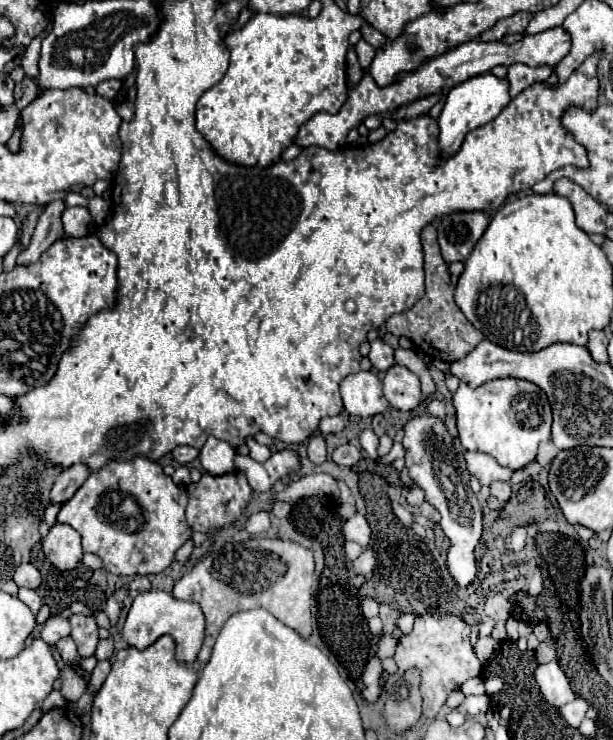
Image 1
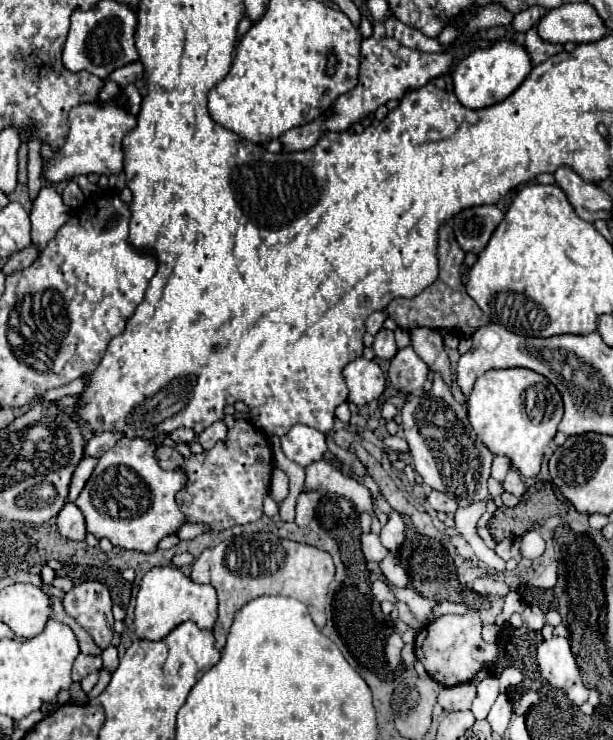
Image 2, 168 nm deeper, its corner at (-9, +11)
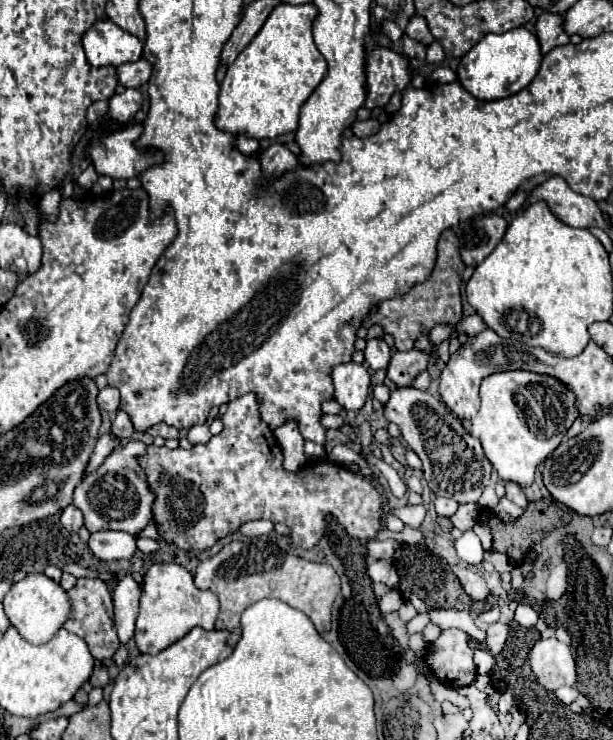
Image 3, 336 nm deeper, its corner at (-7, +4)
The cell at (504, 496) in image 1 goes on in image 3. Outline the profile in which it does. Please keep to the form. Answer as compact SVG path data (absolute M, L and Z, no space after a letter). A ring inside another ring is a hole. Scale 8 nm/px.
M506 482L506 498L508 498L508 500L512 500L514 504L522 506L522 508L526 508L526 504L528 504L528 500L526 500L526 496L524 496L524 490L522 490L522 486L518 486L516 482Z

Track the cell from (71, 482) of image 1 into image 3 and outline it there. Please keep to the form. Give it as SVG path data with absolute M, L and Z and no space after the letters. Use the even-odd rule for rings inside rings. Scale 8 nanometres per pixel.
M118 410L114 422L112 422L112 428L110 428L110 434L118 440L124 440L124 438L130 438L134 434L134 426L132 422L128 420L128 414L124 410Z

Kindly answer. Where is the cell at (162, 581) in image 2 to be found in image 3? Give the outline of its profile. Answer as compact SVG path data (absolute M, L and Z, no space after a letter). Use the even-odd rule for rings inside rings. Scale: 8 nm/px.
M158 562L144 574L140 588L142 598L134 640L138 642L136 646L142 654L158 654L160 650L180 640L194 626L214 630L214 622L218 618L218 596L208 590L198 590L192 582L192 574L186 568L178 564Z

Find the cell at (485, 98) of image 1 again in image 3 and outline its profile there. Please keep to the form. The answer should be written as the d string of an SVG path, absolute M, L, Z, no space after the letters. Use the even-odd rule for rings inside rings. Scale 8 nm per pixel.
M514 28L504 34L486 34L458 64L458 82L476 100L500 100L526 88L538 74L542 52L536 36L524 28Z

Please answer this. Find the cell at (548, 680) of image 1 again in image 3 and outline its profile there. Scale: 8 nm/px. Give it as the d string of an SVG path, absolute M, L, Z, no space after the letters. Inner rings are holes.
M556 638L538 640L528 654L532 672L538 682L554 692L560 686L572 686L576 682L576 664L568 644L562 644Z

